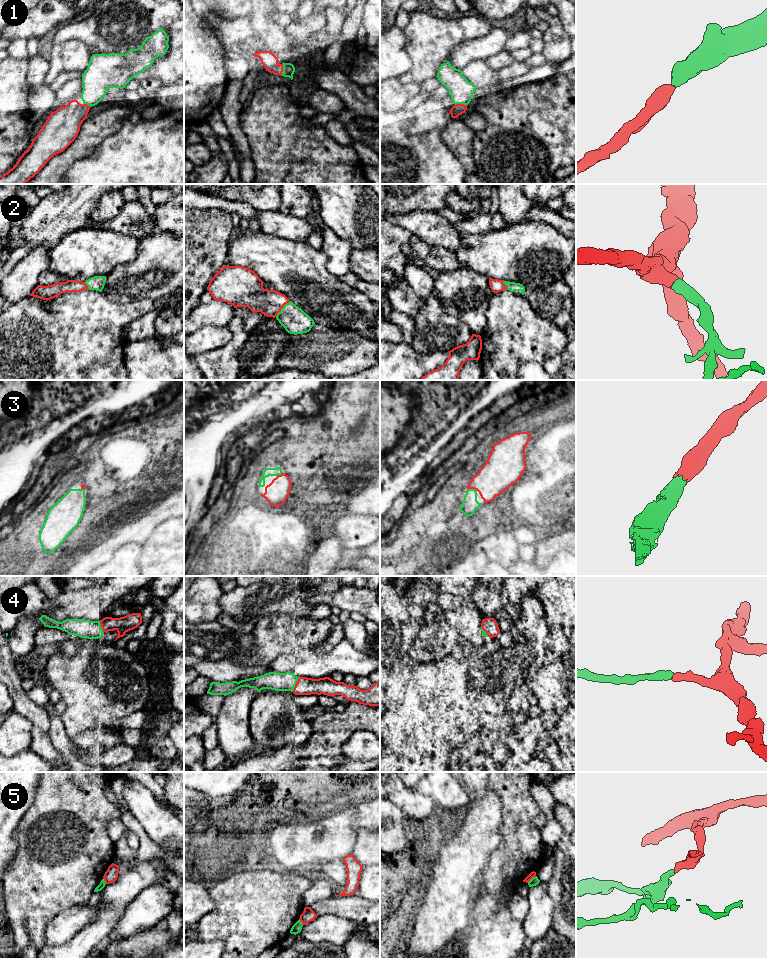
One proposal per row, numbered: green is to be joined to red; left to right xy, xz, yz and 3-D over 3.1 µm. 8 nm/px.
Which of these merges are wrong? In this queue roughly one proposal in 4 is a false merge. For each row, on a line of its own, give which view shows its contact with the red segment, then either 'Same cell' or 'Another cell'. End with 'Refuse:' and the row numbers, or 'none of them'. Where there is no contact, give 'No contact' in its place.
1: Touches red in xz. Same cell
2: Touches red in xz. Same cell
3: Touches red in yz. Same cell
4: Touches red in xz. Same cell
5: Touches red in yz. Another cell
Refuse: 5

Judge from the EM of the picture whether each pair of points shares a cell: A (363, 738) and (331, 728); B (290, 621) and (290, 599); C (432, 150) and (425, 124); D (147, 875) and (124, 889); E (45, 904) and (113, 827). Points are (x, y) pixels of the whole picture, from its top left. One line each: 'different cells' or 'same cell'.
A: different cells
B: different cells
C: same cell
D: same cell
E: different cells

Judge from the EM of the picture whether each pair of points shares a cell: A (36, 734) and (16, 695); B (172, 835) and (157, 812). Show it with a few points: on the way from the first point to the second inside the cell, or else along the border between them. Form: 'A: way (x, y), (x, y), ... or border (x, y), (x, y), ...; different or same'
A: way (36, 724), (36, 716), (25, 705); same
B: way (166, 829), (157, 818); same

